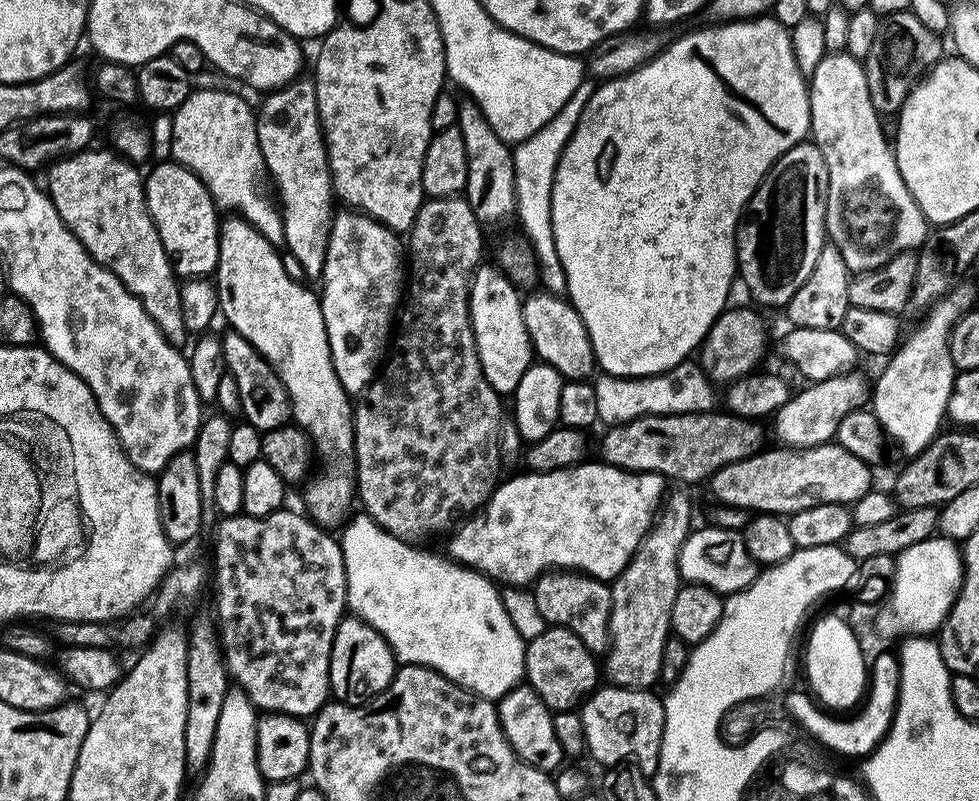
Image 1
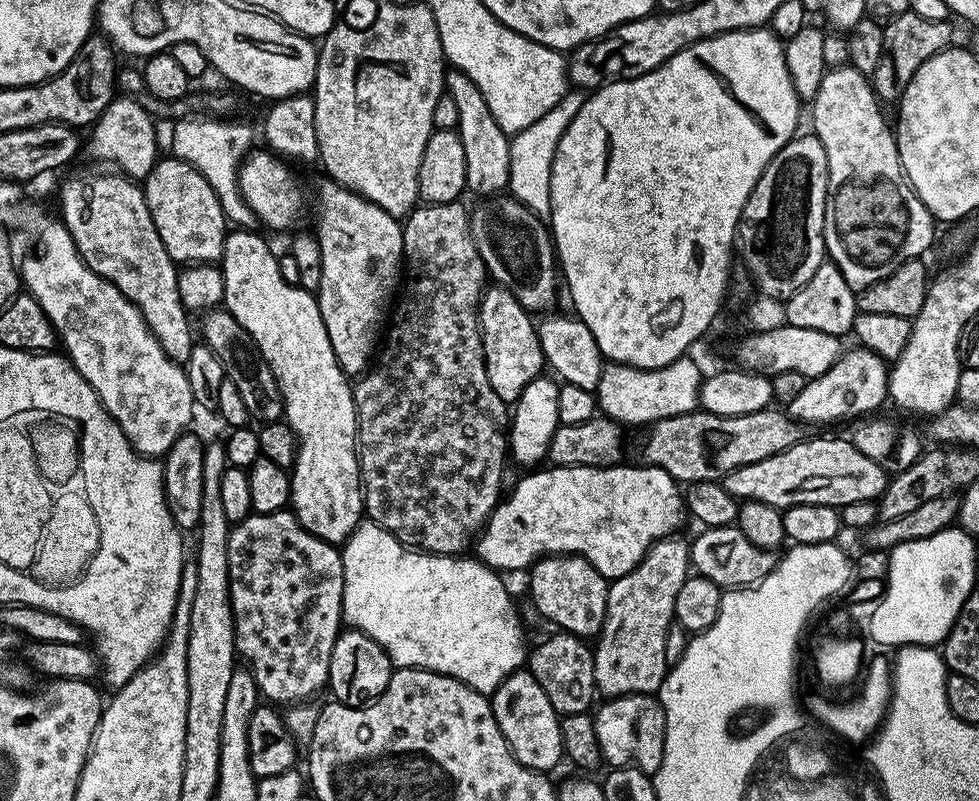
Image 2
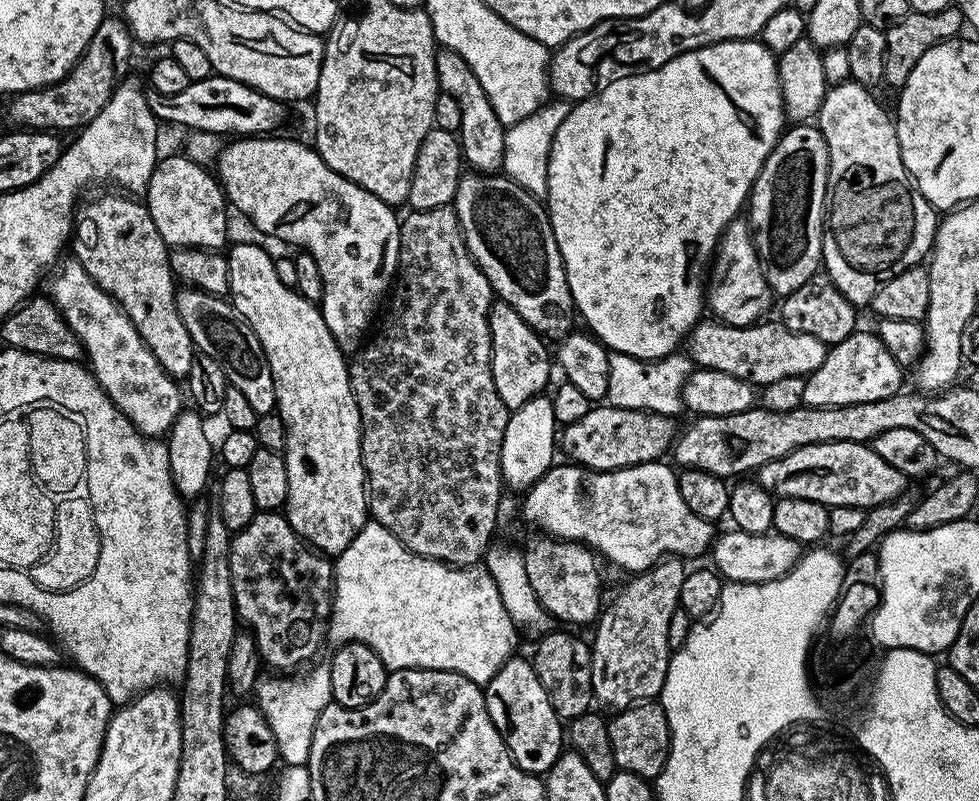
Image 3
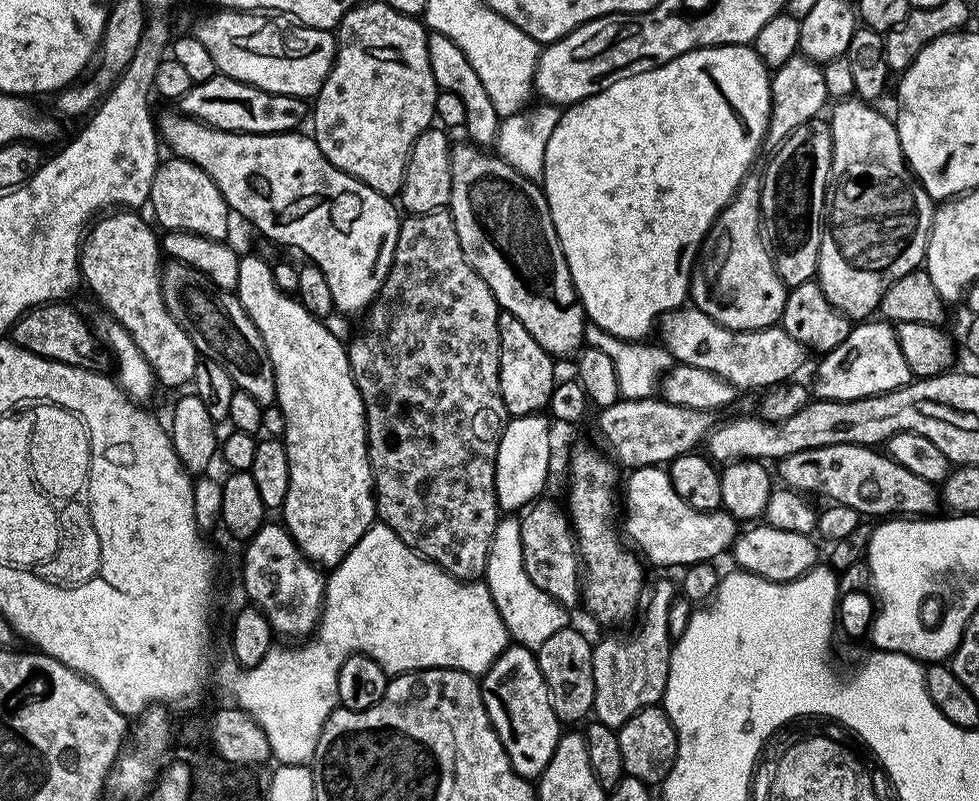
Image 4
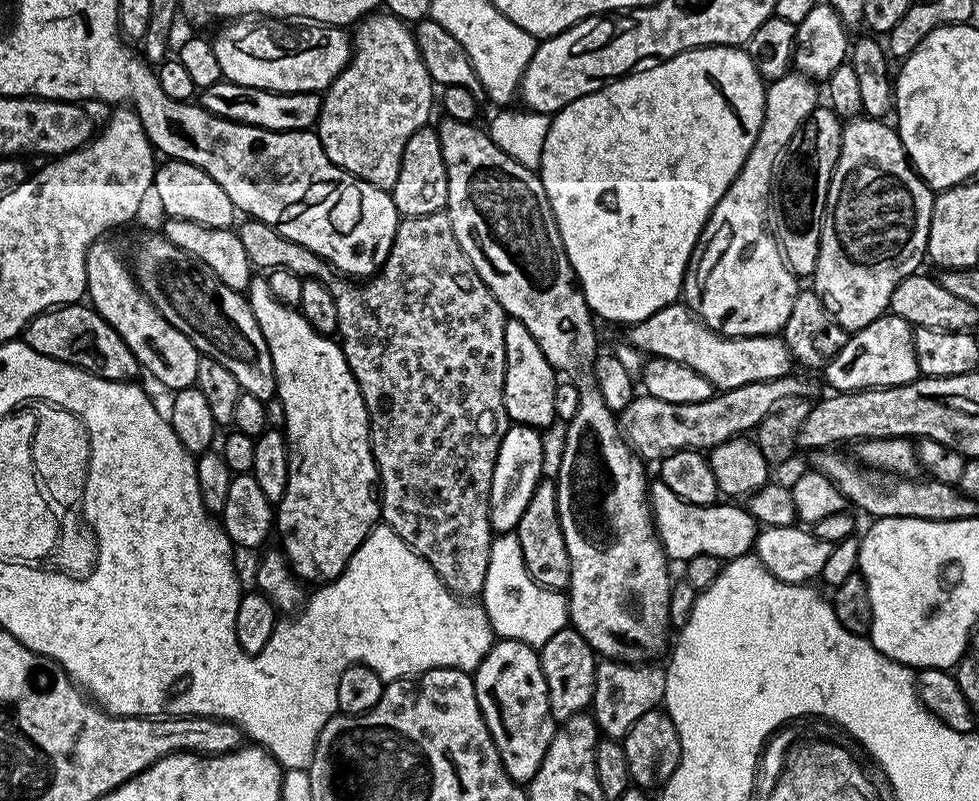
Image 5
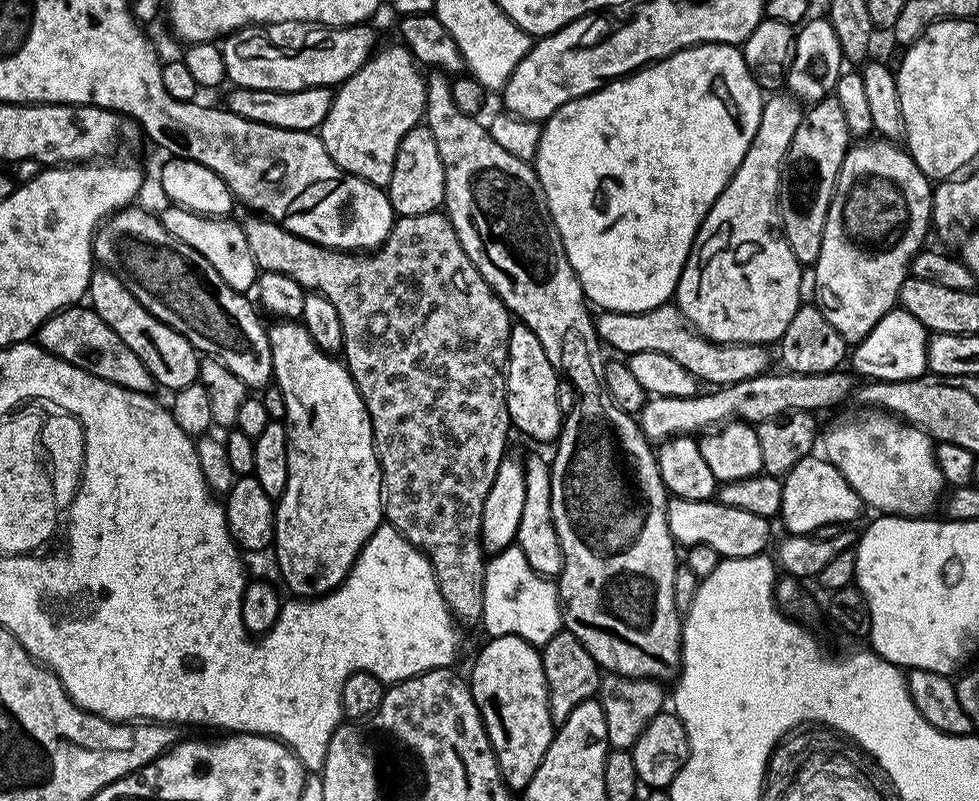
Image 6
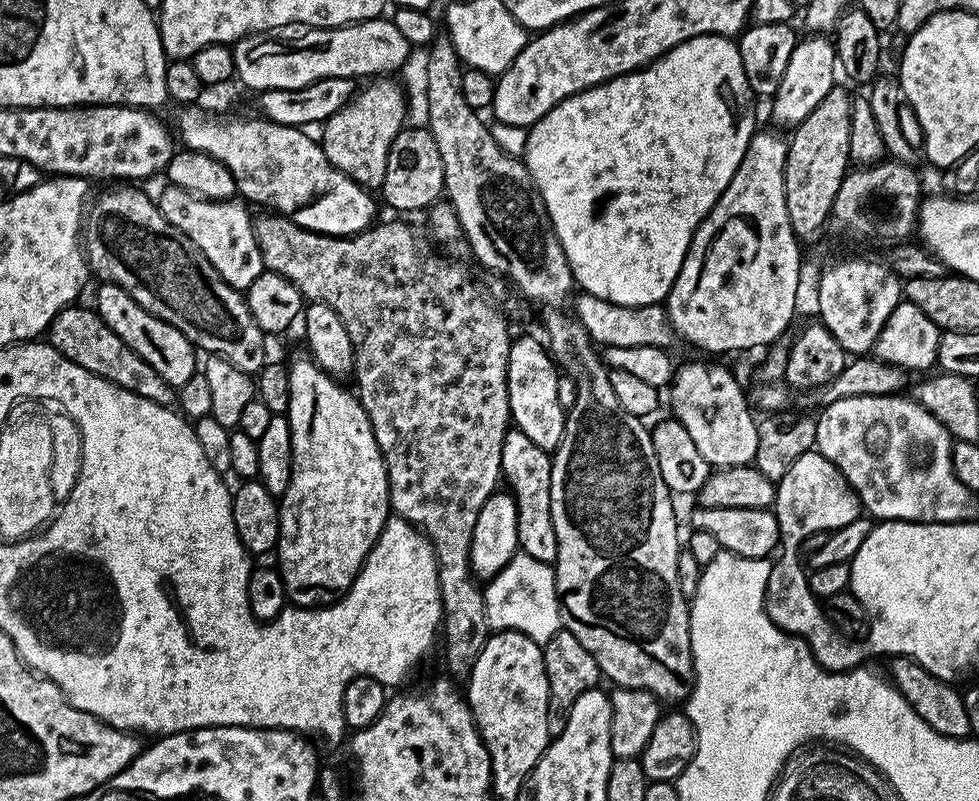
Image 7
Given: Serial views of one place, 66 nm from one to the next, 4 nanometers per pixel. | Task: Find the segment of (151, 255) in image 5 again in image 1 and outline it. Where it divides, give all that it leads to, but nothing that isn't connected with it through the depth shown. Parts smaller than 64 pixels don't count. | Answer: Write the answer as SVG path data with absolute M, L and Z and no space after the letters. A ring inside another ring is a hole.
M228 330L222 336L222 350L224 351L224 366L227 375L238 382L238 394L240 395L240 412L243 419L249 424L253 424L261 434L274 430L278 426L289 423L290 405L288 402L288 391L286 386L278 378L278 374L258 354L242 334Z

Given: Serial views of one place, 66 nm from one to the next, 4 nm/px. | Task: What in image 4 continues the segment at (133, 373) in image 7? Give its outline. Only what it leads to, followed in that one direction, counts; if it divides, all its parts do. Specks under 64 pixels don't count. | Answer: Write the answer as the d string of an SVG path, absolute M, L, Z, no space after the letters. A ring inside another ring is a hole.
M49 302L24 313L10 333L11 343L22 350L30 350L30 354L38 354L47 360L62 362L66 366L85 368L97 371L102 353L102 344L98 339L93 325L87 324L68 302Z

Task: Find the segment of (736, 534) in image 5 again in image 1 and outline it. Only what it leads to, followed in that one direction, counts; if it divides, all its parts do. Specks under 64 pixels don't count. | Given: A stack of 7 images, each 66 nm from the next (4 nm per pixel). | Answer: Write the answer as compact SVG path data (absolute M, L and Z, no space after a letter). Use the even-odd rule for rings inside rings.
M581 462L575 464L572 468L550 470L549 472L525 471L523 473L524 476L520 476L521 474L509 475L503 482L497 483L496 489L492 491L492 497L484 504L484 507L479 512L473 512L447 537L447 539L449 538L447 555L455 560L457 564L462 564L465 568L473 568L475 572L481 572L489 580L499 582L504 586L528 586L539 576L543 576L544 573L553 570L585 572L586 575L605 582L615 580L617 576L622 574L622 570L626 570L630 558L634 558L638 546L644 540L644 535L652 527L658 515L658 509L666 495L666 487L664 488L666 480L665 477L660 476L657 472L627 472L621 468L615 468L613 464L603 462L597 462L597 464L588 463Z

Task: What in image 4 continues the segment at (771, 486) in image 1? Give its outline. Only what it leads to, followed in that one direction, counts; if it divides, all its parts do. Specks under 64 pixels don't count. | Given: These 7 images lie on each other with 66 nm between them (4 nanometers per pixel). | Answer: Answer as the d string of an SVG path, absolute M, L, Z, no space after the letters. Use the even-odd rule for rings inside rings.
M863 444L802 450L779 461L778 468L784 479L781 480L783 487L805 494L817 492L825 496L825 501L854 506L854 510L858 510L864 518L892 518L897 514L908 518L928 518L942 500L937 485L926 482L926 478L918 478L918 474L910 474L910 470L898 466L883 451Z

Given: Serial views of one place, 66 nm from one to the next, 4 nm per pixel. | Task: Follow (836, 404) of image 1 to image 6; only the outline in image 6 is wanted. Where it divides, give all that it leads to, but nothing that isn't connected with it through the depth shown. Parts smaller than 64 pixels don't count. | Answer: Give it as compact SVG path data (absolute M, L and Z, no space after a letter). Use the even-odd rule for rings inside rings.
M899 306L892 309L866 334L866 338L859 340L850 352L851 371L857 377L865 376L863 379L868 382L877 380L913 380L928 372L928 341L930 333L927 328Z

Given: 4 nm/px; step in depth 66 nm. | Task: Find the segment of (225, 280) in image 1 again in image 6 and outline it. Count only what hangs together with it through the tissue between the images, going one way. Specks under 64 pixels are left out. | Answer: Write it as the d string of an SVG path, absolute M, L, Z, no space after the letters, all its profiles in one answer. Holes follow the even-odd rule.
M281 320L273 323L268 328L268 341L272 347L272 375L275 387L282 390L282 398L286 398L286 414L284 420L288 429L288 481L286 490L275 501L276 506L276 538L274 541L274 553L276 552L276 564L280 567L280 576L284 579L283 587L292 591L296 598L311 598L313 596L325 596L333 592L344 583L344 579L350 574L358 554L366 546L368 539L379 530L384 520L384 494L380 482L380 459L376 457L376 443L372 440L372 423L370 414L364 405L362 394L358 394L358 386L352 380L347 367L335 355L321 350L310 338L303 323L295 320Z

